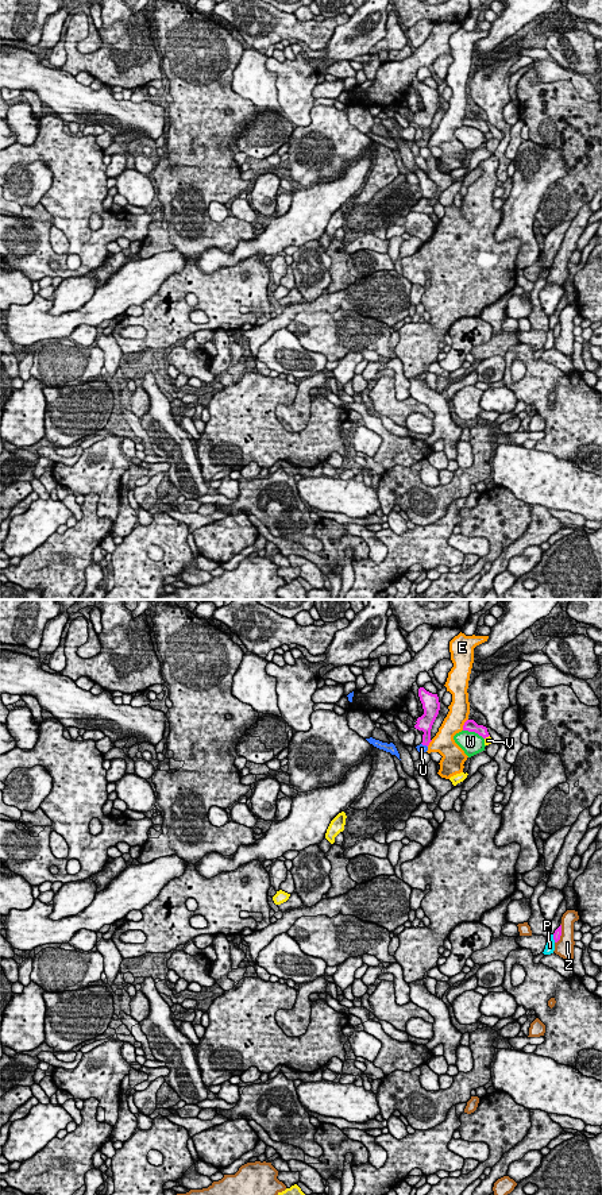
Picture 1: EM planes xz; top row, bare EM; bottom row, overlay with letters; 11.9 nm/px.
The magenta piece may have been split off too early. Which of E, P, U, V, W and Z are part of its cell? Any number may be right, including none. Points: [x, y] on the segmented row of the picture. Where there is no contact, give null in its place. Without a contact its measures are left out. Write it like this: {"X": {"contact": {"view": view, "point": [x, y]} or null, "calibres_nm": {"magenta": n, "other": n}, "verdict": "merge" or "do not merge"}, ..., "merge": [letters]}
{"E": {"contact": {"view": "xz", "point": [464, 724]}, "calibres_nm": {"magenta": 140, "other": 260}, "verdict": "do not merge"}, "P": {"contact": {"view": "xz", "point": [554, 939]}, "calibres_nm": {"magenta": 100, "other": 120}, "verdict": "do not merge"}, "U": {"contact": {"view": "xz", "point": [424, 744]}, "calibres_nm": {"magenta": 170, "other": 100}, "verdict": "merge"}, "V": {"contact": {"view": "xz", "point": [486, 736]}, "calibres_nm": {"magenta": 140, "other": 90}, "verdict": "do not merge"}, "W": {"contact": {"view": "xz", "point": [474, 731]}, "calibres_nm": {"magenta": 140, "other": 280}, "verdict": "do not merge"}, "Z": {"contact": {"view": "xz", "point": [560, 933]}, "calibres_nm": {"magenta": 100, "other": 220}, "verdict": "do not merge"}, "merge": ["U"]}

